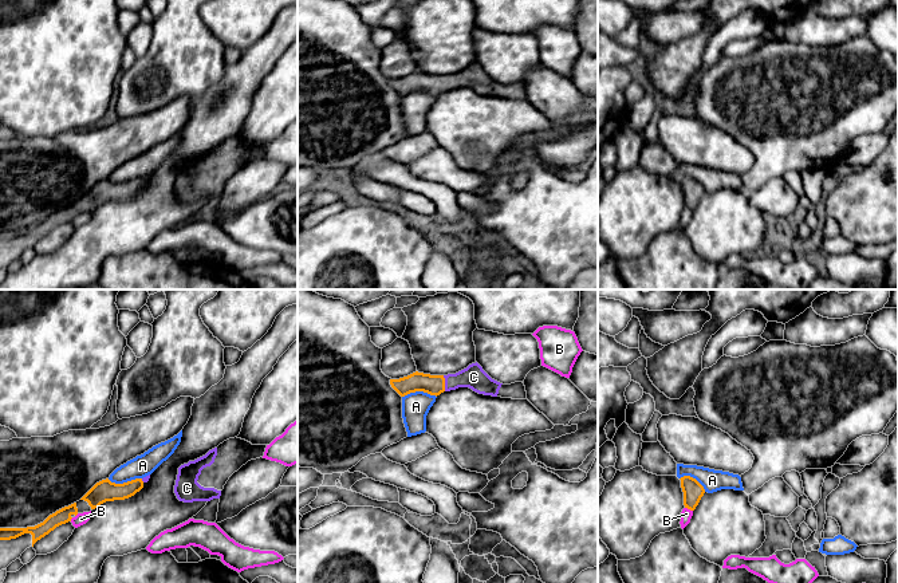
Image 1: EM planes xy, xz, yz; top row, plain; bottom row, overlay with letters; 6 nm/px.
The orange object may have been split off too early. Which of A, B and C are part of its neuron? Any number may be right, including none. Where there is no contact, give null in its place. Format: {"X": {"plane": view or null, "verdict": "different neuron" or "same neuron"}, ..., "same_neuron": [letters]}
{"A": {"plane": "xz", "verdict": "different neuron"}, "B": {"plane": "yz", "verdict": "different neuron"}, "C": {"plane": "xz", "verdict": "same neuron"}, "same_neuron": ["C"]}

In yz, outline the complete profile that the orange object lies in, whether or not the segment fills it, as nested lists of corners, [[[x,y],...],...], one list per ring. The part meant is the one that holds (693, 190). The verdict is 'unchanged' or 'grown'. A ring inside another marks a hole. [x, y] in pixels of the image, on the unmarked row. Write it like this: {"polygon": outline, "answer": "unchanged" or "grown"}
{"polygon": [[[684,176],[680,180],[684,192],[684,205],[685,208],[694,210],[704,196],[705,189],[696,178],[690,176]]], "answer": "unchanged"}

